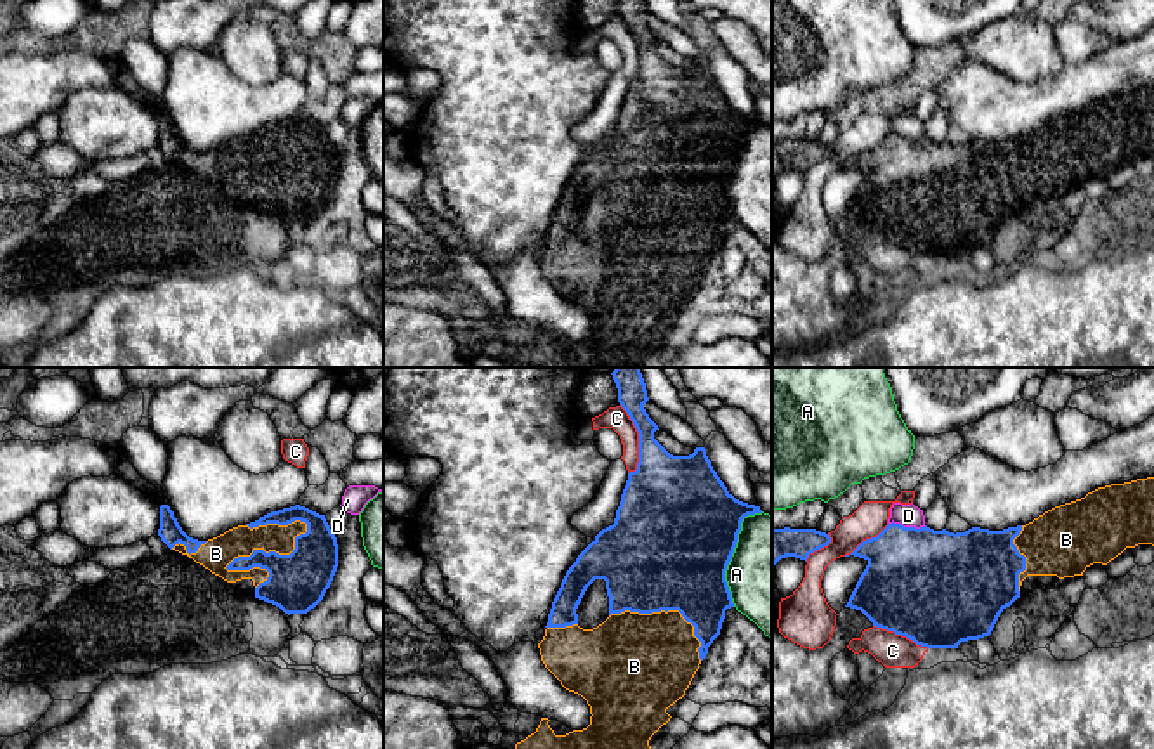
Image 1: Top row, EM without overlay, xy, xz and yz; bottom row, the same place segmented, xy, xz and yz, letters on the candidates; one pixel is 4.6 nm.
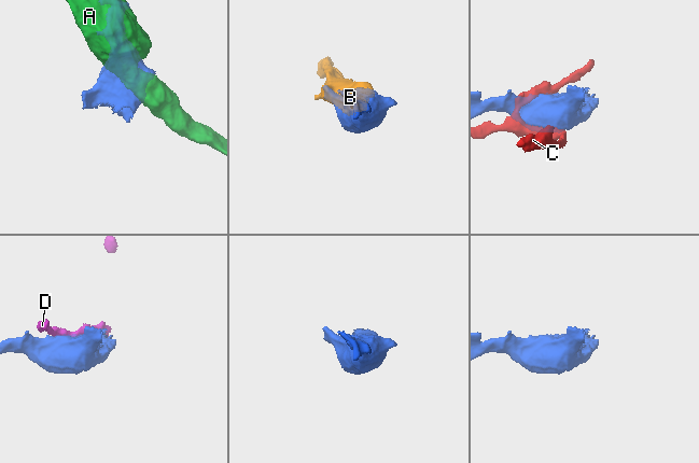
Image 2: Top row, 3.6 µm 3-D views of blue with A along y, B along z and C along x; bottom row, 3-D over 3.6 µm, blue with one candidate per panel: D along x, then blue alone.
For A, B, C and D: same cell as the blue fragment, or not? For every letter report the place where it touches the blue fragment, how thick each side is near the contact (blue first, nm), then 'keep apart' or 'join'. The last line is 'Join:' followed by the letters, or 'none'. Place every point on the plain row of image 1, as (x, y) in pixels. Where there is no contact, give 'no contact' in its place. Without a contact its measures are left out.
A: meets blue in xz at (733, 163); 500 nm thick on the blue side, 420 nm on the other; keep apart
B: meets blue in xy at (273, 163); 280 nm thick on the blue side, 140 nm on the other; join
C: meets blue in xz at (639, 51); 300 nm thick on the blue side, 110 nm on the other; keep apart
D: meets blue in yz at (908, 139); 480 nm thick on the blue side, 110 nm on the other; keep apart
Join: B

